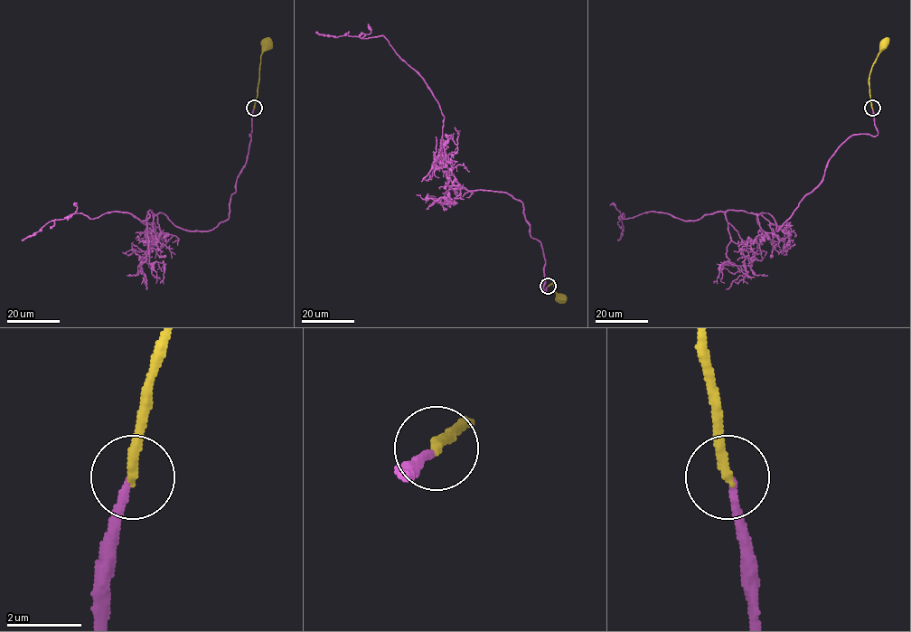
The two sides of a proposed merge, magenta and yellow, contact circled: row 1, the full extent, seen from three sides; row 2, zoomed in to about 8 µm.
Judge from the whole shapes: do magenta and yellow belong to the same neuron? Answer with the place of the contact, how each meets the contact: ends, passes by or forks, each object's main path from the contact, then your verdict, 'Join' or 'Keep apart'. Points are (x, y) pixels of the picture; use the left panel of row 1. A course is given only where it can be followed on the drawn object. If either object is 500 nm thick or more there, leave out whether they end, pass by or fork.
Place: (254, 108). At the ring magenta ends. At the ring yellow ends. Course of magenta: (253, 108), (230, 217), (212, 230), (186, 231), (149, 210), (141, 221), (121, 212), (71, 213), (22, 240). Course of yellow: (254, 108), (260, 54), (267, 43). Keep apart

